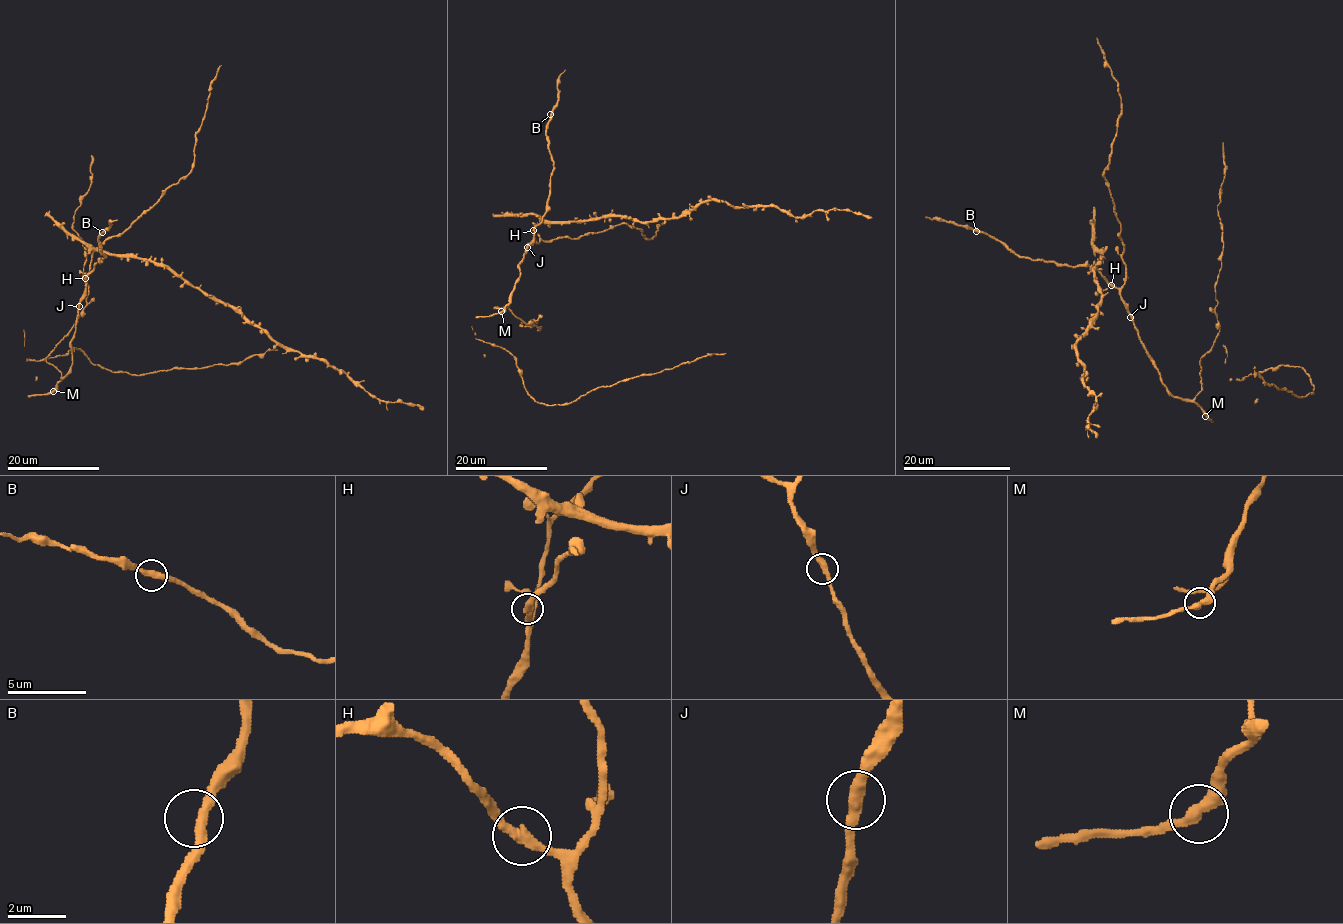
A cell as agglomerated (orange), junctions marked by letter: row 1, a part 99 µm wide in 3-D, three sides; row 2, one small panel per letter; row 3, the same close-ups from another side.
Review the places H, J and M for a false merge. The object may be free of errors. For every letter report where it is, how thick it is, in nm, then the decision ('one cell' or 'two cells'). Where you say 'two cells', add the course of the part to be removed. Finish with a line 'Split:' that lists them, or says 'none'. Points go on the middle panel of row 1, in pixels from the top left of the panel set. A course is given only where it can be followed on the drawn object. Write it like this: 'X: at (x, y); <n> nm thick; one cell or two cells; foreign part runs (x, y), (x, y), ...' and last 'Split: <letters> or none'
H: at (533, 230); 360 nm thick; one cell
J: at (527, 247); 380 nm thick; one cell
M: at (501, 311); 360 nm thick; one cell
Split: none

